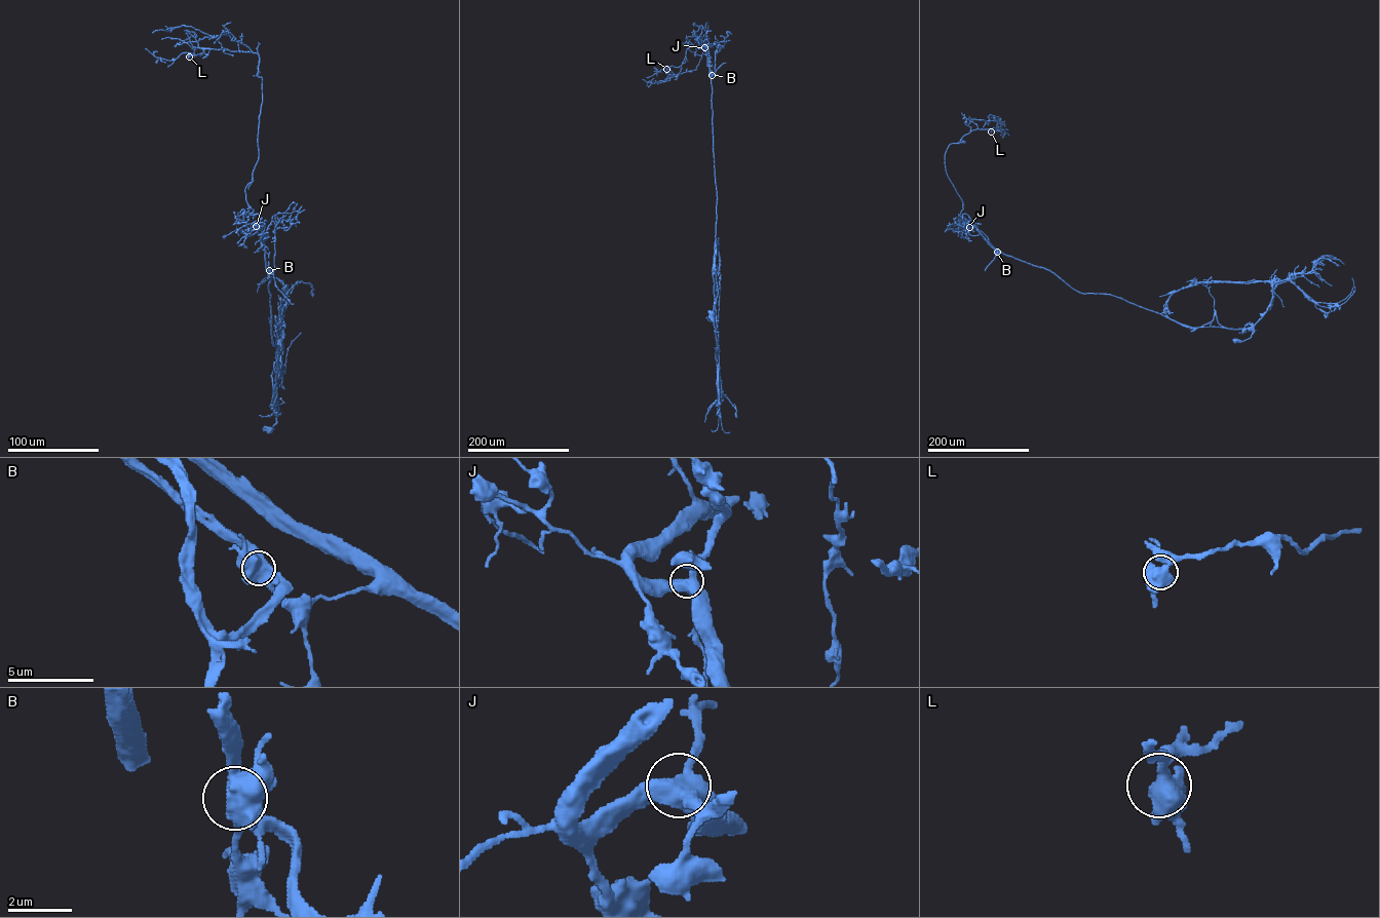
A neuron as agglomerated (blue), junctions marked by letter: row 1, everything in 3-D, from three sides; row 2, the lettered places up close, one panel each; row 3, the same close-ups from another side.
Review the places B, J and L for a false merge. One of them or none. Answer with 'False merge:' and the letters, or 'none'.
False merge: B

